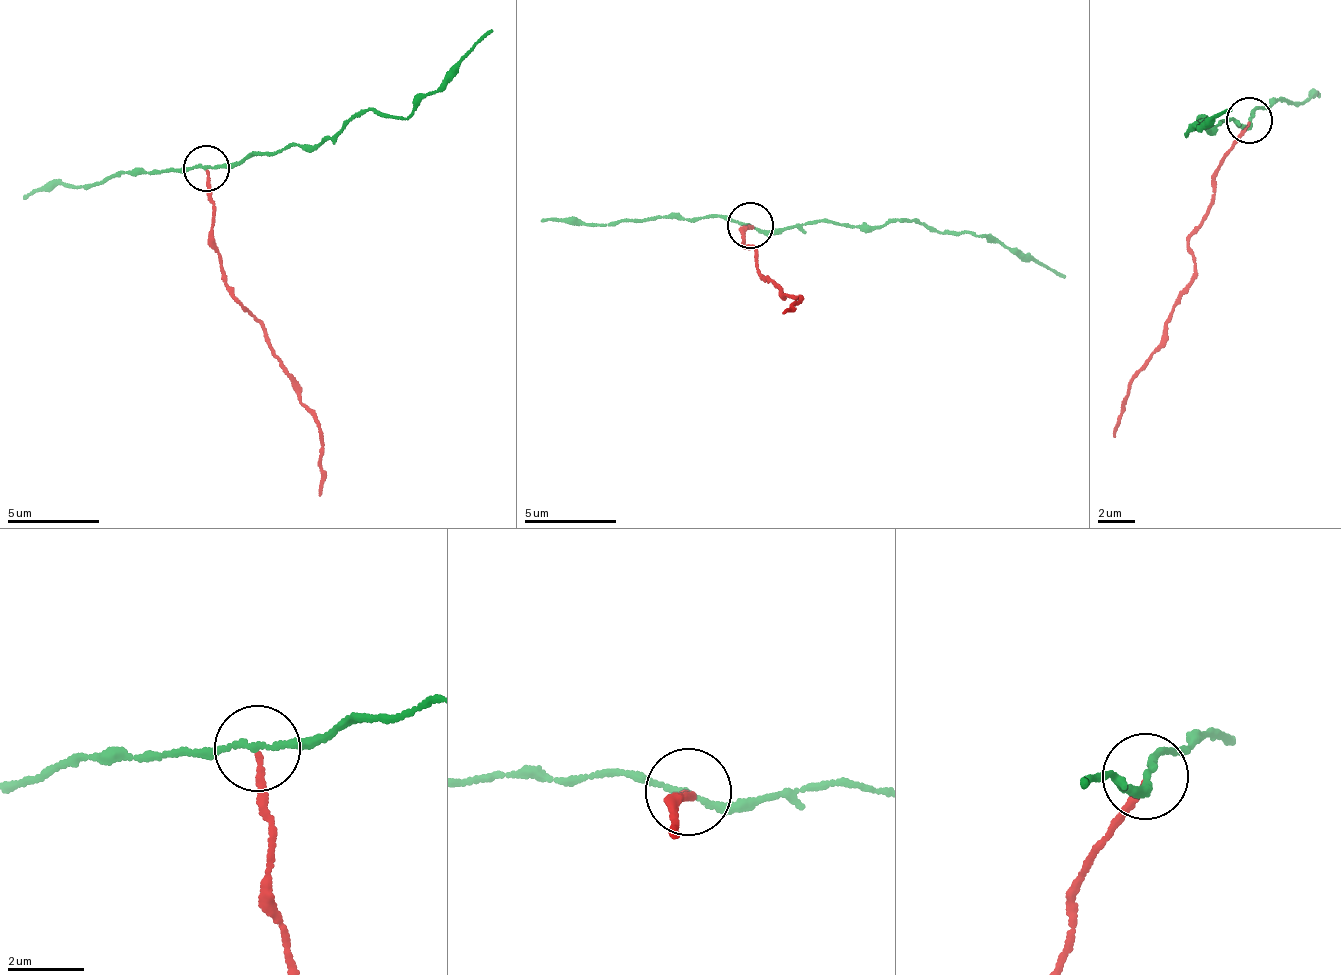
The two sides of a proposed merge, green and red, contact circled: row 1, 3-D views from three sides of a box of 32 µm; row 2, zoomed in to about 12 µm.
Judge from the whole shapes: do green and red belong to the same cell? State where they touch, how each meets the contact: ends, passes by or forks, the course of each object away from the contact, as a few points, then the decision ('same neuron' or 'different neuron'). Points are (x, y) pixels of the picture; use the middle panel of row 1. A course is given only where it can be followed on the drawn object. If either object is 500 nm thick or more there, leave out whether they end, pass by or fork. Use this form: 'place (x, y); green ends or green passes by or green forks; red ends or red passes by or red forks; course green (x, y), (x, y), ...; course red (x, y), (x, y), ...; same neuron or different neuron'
place (750, 225); green passes by; red ends; course green (752, 226), (779, 232), (813, 219), (870, 231), (904, 221), (938, 232), (979, 234), (1066, 277); course red (750, 228), (740, 235), (740, 247), (750, 247), (762, 280), (771, 282), (782, 298), (801, 296), (786, 314); different neuron

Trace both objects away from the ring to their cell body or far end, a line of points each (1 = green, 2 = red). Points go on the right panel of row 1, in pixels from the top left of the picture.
1: (1250, 119), (1244, 128), (1225, 119), (1213, 133), (1198, 124), (1205, 120), (1185, 133), (1230, 110)
2: (1250, 123), (1223, 158), (1209, 215), (1190, 237), (1192, 284), (1172, 310), (1164, 345), (1130, 379), (1114, 438)

